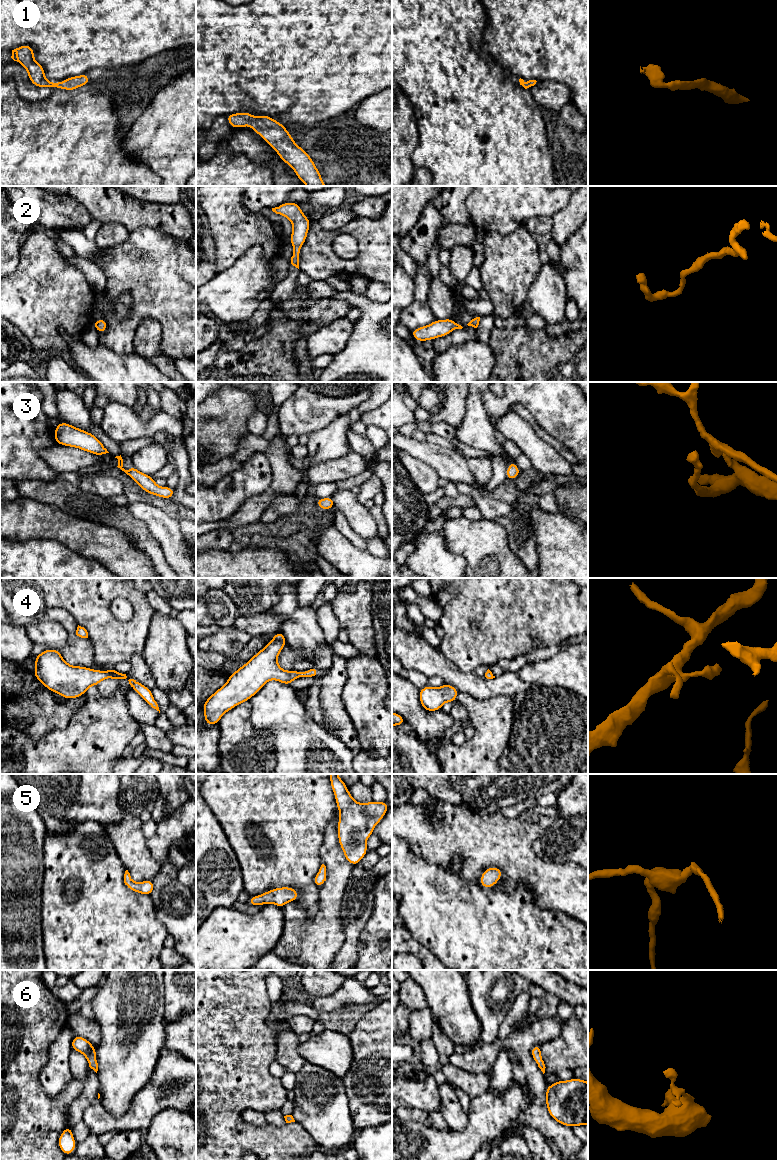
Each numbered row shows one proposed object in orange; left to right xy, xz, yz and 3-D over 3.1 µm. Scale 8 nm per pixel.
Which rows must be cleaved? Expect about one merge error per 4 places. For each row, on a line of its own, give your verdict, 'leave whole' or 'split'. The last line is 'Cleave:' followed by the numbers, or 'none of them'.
1: leave whole
2: leave whole
3: leave whole
4: leave whole
5: leave whole
6: leave whole
Cleave: none of them

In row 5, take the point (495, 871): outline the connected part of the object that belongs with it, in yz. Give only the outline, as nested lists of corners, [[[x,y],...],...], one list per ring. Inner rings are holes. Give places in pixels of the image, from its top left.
[[[489,867],[480,877],[480,885],[483,888],[492,888],[501,879],[502,870],[499,867]]]

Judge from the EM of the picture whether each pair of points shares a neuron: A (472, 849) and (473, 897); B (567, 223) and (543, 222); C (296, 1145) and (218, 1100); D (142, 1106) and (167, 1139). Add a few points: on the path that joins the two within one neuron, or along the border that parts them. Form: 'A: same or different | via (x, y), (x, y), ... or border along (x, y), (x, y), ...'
A: different | border along (462, 860), (458, 872), (468, 880), (479, 879)
B: different | border along (552, 218), (552, 228), (549, 232)
C: same | via (275, 1145), (251, 1139), (233, 1121)
D: different | border along (173, 1108), (165, 1108), (159, 1111), (145, 1130)

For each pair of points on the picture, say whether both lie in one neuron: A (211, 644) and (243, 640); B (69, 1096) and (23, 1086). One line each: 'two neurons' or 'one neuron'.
A: one neuron
B: one neuron

